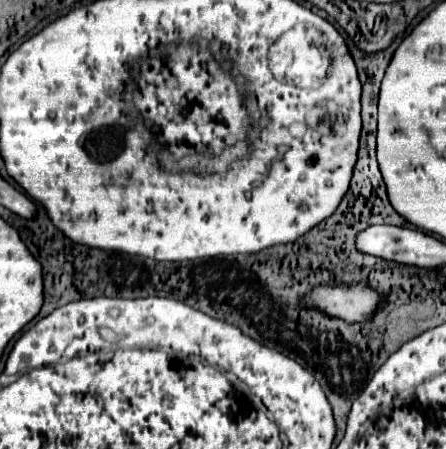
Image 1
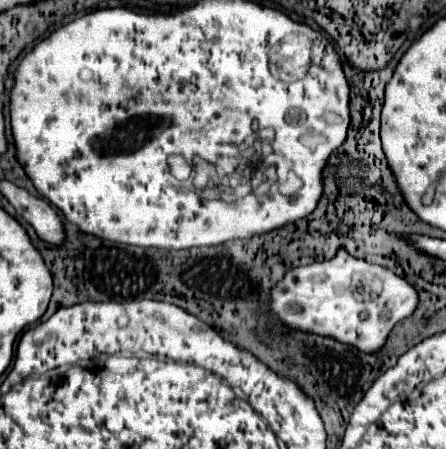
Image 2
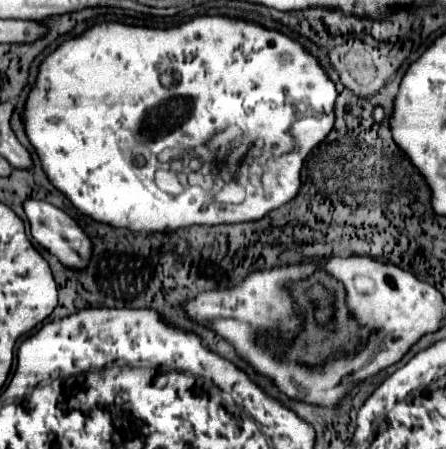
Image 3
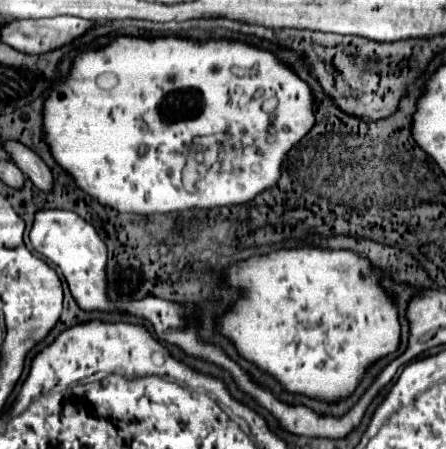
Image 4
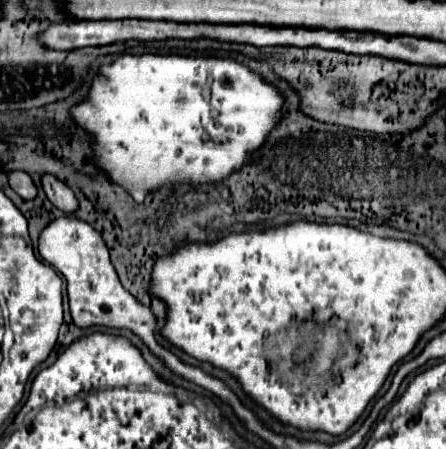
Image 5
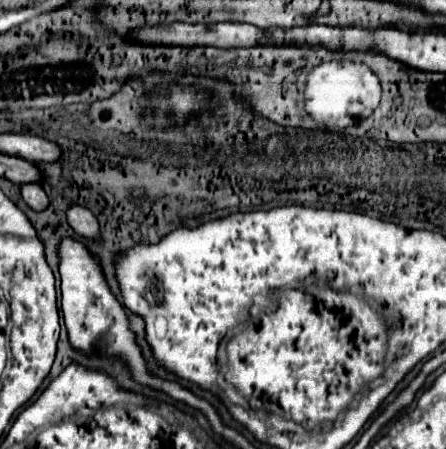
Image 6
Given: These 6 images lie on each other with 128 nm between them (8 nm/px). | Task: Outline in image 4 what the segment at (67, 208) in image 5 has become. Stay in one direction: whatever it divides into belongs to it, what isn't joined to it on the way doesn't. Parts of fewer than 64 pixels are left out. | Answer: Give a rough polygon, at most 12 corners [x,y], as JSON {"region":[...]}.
{"region":[[12,142],[14,164],[46,194],[54,190],[50,168],[30,148]]}

